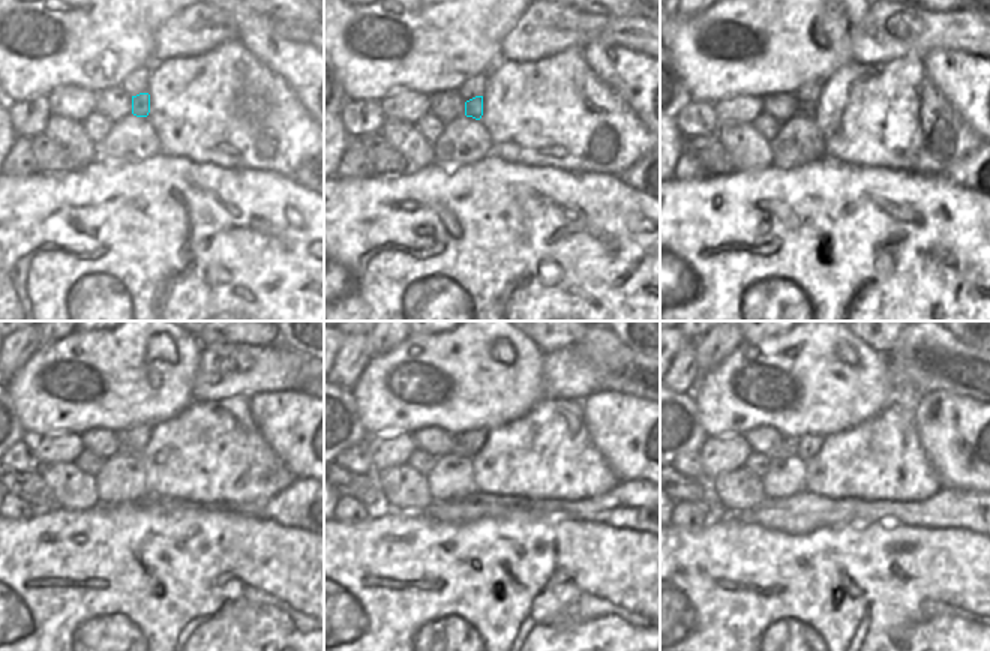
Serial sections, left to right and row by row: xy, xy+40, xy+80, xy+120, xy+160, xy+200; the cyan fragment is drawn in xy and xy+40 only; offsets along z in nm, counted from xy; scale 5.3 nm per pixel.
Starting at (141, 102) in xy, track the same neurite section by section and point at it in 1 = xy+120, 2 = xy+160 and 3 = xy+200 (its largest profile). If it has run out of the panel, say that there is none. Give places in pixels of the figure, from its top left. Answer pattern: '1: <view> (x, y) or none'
1: xy+120 (126, 449)
2: xy+160 (459, 449)
3: xy+200 (791, 443)

